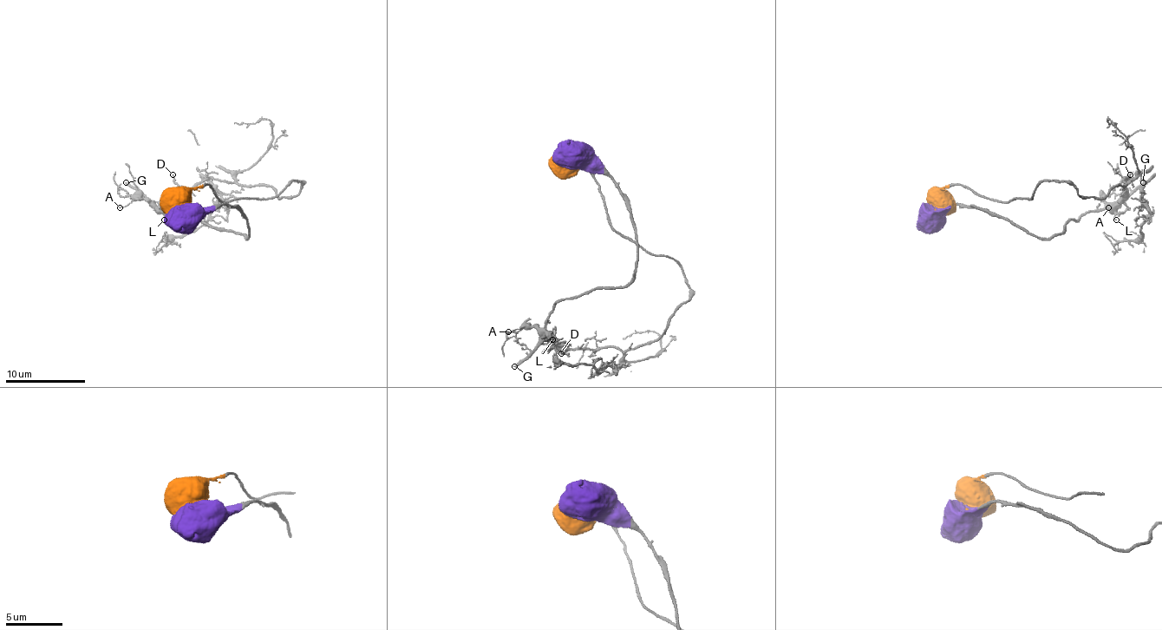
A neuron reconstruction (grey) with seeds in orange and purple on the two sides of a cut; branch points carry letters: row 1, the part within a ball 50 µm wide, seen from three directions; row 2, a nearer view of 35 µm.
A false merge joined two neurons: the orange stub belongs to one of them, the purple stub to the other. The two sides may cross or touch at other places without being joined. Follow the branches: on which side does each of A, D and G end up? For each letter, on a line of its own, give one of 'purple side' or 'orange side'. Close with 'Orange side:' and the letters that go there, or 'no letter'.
A: purple side
D: orange side
G: purple side
Orange side: D

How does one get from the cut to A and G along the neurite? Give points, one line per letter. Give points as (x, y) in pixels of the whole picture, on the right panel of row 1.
A: (936, 210), (954, 204), (969, 206), (1036, 236), (1052, 238), (1070, 220), (1100, 210), (1104, 200), (1108, 208)
G: (936, 210), (954, 204), (969, 206), (1036, 236), (1052, 238), (1070, 220), (1098, 208), (1112, 208), (1142, 182)

